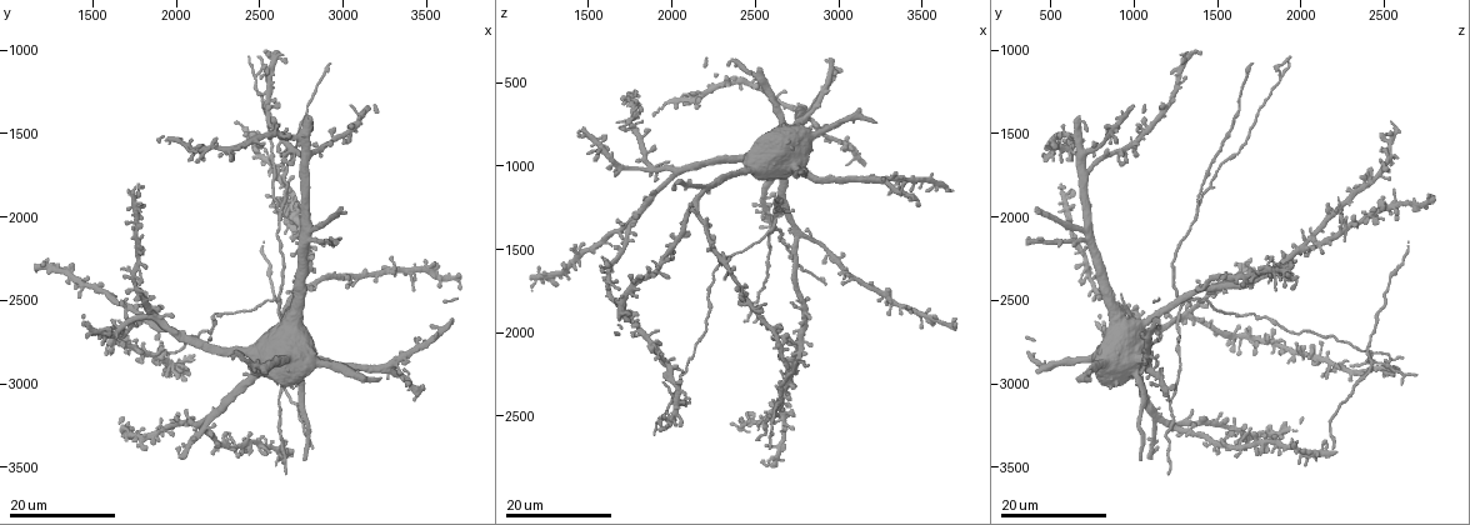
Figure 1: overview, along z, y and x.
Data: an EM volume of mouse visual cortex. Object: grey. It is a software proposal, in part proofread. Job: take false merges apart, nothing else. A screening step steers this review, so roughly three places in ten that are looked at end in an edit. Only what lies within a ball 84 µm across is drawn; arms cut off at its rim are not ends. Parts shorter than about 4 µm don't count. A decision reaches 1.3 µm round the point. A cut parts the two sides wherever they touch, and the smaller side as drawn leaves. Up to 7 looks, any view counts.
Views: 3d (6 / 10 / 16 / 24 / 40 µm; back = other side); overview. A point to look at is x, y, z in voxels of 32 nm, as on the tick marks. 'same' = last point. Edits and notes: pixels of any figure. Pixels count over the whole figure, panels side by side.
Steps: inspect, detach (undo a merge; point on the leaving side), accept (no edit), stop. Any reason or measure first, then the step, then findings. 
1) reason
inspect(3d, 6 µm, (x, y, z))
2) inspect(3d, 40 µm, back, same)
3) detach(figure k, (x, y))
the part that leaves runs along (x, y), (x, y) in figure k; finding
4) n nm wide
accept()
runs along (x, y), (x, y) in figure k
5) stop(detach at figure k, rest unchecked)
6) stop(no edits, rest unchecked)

three arms meet
inspect(3d, 24 µm, (2620, 1960, 1380))

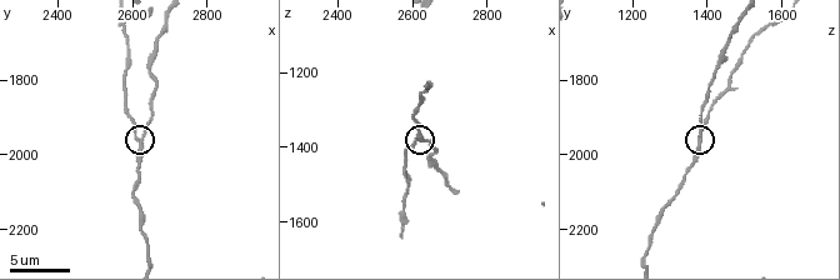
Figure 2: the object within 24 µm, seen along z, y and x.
inspect(3d, 10 µm, (2620, 1960, 1380))

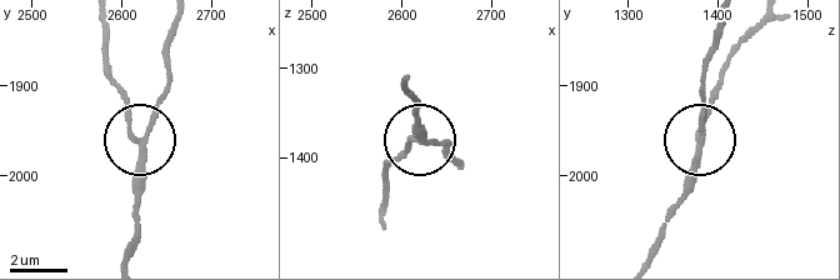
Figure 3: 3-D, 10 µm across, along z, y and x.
3 arms
accept()
runs along (646, 258), (694, 158), (701, 81) in figure 3; one neuron here

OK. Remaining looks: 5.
side arm on a straight run
inspect(3d, 16 µm, (2480, 1160, 1880))

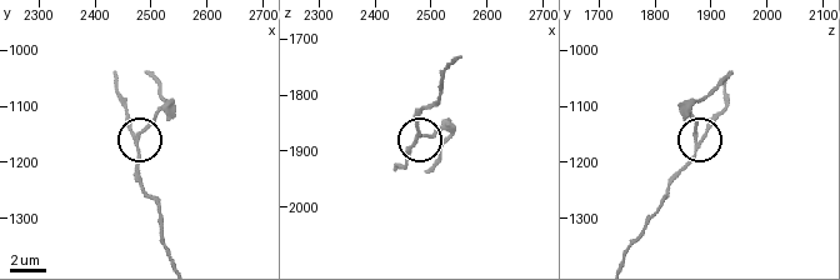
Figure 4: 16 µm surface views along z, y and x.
zoom in
inspect(3d, 10 µm, (2475, 1155, 1890))

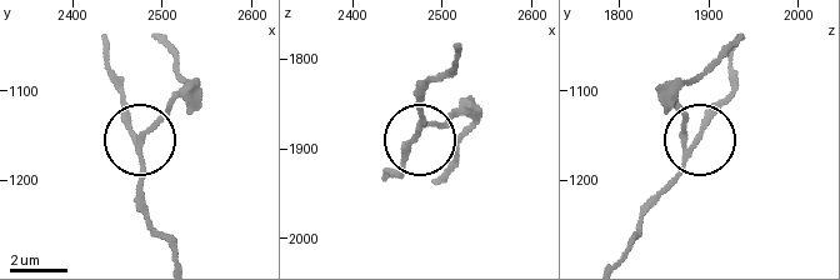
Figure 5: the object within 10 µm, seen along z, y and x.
detach(figure 5, (159, 118))
two neurons meet here

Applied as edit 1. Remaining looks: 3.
a fork
inspect(3d, 16 µm, (2200, 3200, 1140))

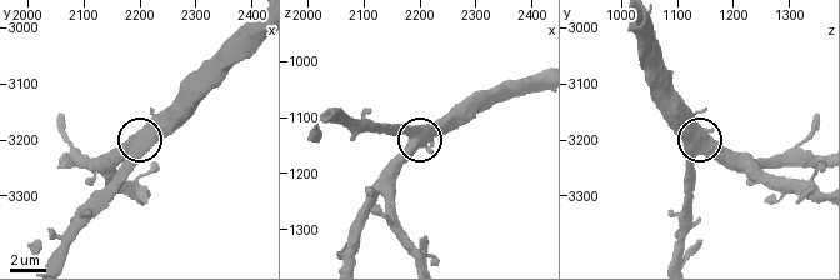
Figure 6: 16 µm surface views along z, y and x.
inspect(3d, 10 µm, (2185, 3220, 1140))

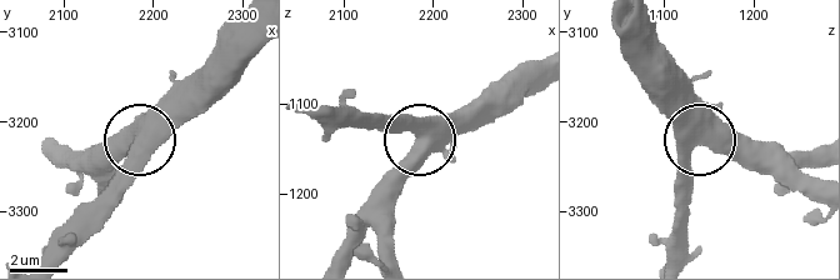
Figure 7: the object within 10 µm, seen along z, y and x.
510 nm wide
accept()
runs along (255, 31), (133, 146), (114, 201) in figure 7; continuous, no second neuron

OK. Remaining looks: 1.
stop(detach at figure 5, rest unchecked)

